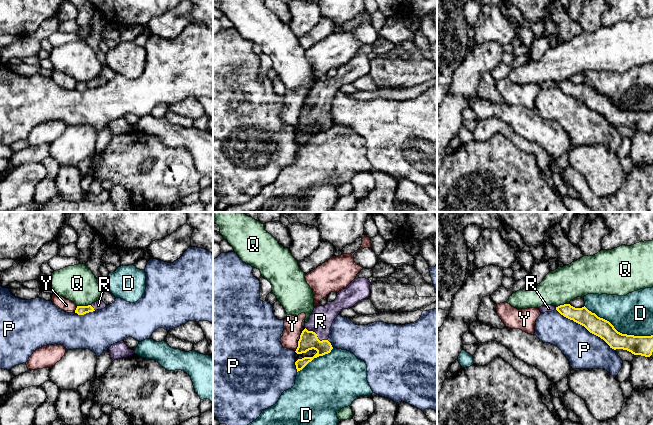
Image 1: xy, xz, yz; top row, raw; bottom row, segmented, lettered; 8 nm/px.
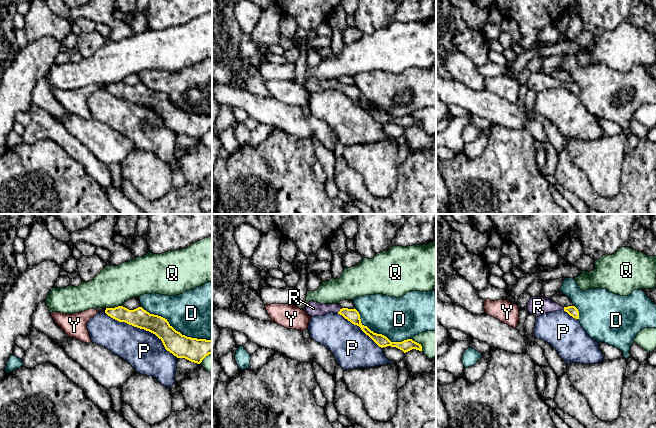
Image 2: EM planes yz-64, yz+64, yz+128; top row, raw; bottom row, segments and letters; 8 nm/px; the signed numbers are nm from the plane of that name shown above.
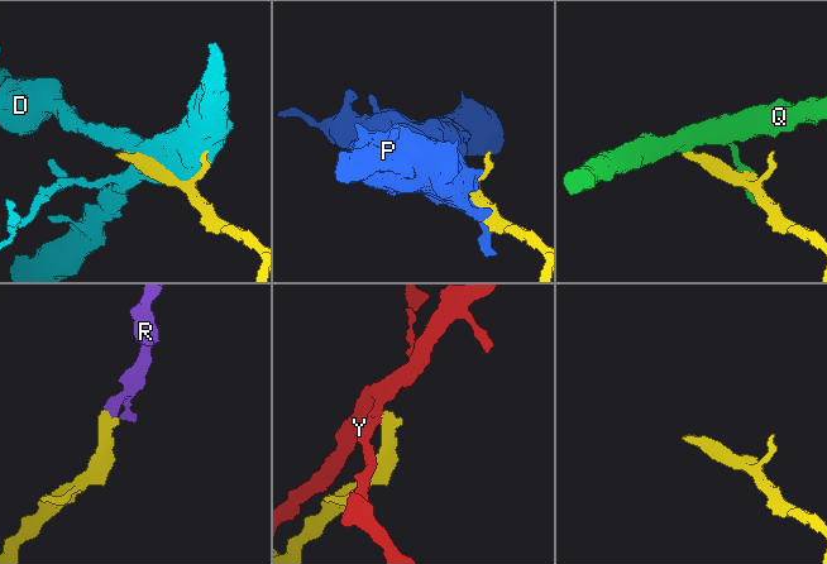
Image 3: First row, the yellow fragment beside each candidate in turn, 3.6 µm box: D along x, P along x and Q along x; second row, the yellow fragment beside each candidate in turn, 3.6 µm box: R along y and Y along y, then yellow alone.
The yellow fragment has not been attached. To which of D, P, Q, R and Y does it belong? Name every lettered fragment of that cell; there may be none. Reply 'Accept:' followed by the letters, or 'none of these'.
Accept: R

